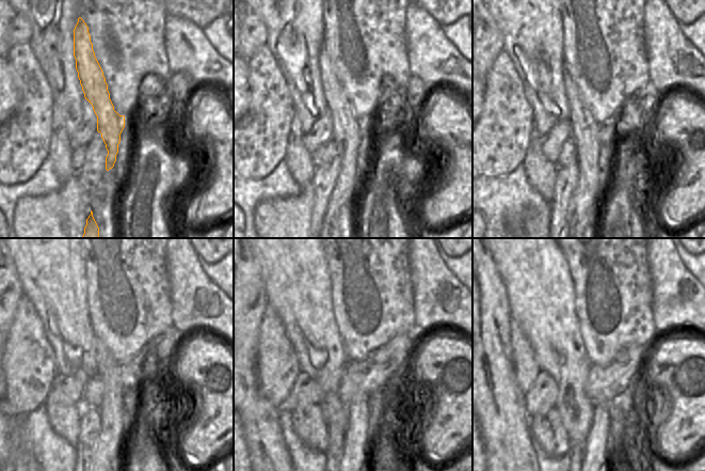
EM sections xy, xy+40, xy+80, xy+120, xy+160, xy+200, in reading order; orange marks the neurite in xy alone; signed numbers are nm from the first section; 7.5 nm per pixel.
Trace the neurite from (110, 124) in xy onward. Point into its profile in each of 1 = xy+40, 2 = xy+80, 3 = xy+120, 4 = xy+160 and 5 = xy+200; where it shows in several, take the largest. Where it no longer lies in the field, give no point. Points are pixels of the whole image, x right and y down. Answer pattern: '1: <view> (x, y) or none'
1: xy+40 (345, 195)
2: xy+80 (583, 203)
3: xy+120 (113, 441)
4: xy+160 (356, 451)
5: xy+200 (595, 448)

